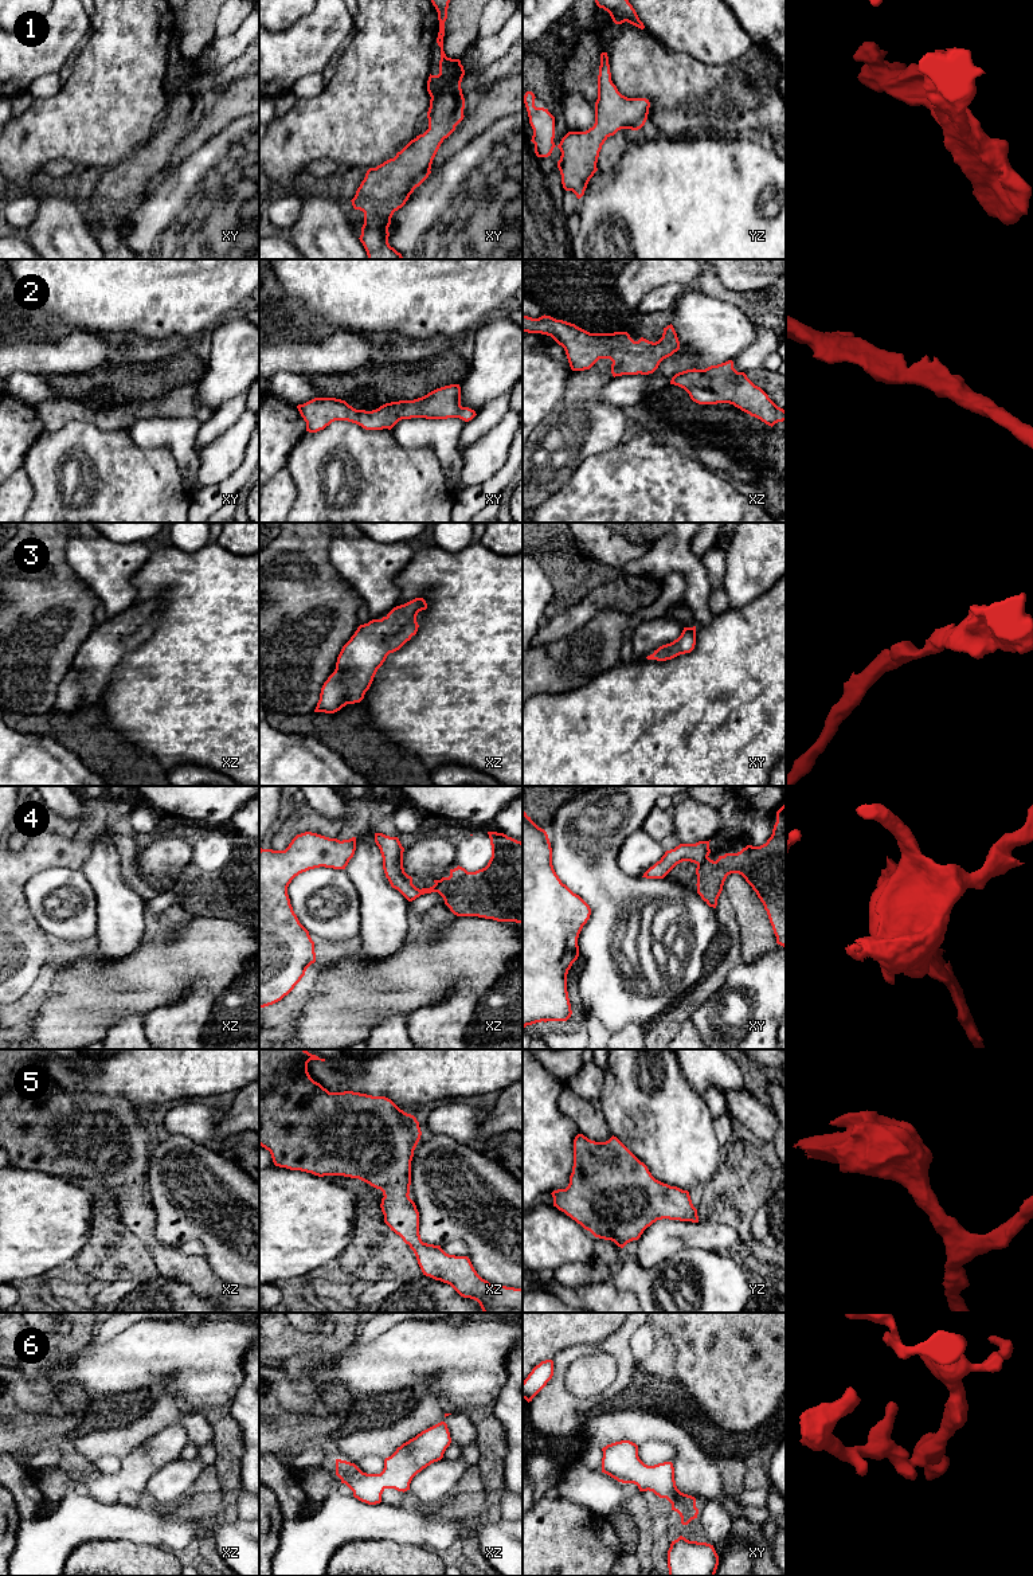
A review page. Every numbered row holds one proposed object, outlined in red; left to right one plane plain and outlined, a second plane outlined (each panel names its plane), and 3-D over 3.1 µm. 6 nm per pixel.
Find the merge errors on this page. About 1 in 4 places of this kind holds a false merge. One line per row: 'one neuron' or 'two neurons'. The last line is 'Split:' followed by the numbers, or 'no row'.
1: one neuron
2: one neuron
3: one neuron
4: two neurons
5: one neuron
6: one neuron
Split: 4

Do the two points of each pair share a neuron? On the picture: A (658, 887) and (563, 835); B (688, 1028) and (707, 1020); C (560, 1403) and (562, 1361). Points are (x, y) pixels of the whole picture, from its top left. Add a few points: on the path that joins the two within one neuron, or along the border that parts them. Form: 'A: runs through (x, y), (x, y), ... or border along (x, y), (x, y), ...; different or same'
A: runs through (634, 887), (615, 887), (587, 859); same
B: border along (689, 1019), (700, 1035); different
C: runs through (559, 1392), (559, 1372); same

